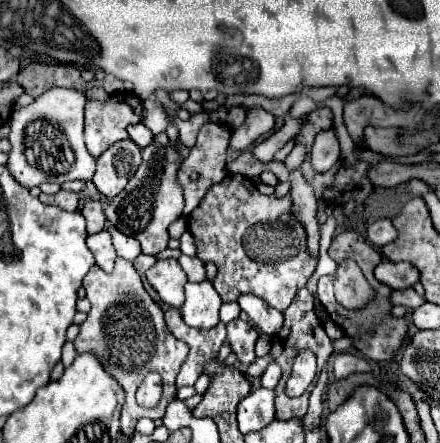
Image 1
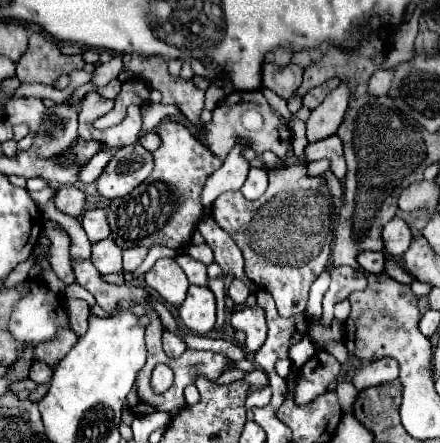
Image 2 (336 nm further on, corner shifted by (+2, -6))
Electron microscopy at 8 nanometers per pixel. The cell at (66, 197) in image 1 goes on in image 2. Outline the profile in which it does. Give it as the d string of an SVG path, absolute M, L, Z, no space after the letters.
M63 186L55 194L55 204L61 212L79 218L85 210L85 192L77 186Z

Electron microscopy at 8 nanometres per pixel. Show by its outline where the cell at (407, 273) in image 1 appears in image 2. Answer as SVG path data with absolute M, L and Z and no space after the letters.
M361 252L357 256L357 262L361 264L361 268L365 272L371 272L371 274L381 274L383 272L383 262L385 262L385 254L383 252Z

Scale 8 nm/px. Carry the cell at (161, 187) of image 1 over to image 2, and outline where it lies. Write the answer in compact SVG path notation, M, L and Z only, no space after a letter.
M163 120L157 126L161 136L161 148L153 152L155 170L151 176L139 184L131 194L111 200L107 206L107 218L111 226L111 238L121 248L133 246L167 246L173 250L185 248L195 232L201 216L201 190L207 178L223 164L211 150L203 148L201 142L191 134L191 130L175 120Z

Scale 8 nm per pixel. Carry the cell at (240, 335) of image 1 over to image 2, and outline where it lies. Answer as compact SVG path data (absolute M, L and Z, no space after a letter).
M245 306L231 316L231 326L235 330L243 330L247 334L245 348L247 352L257 352L267 338L267 322L265 312L259 306Z

